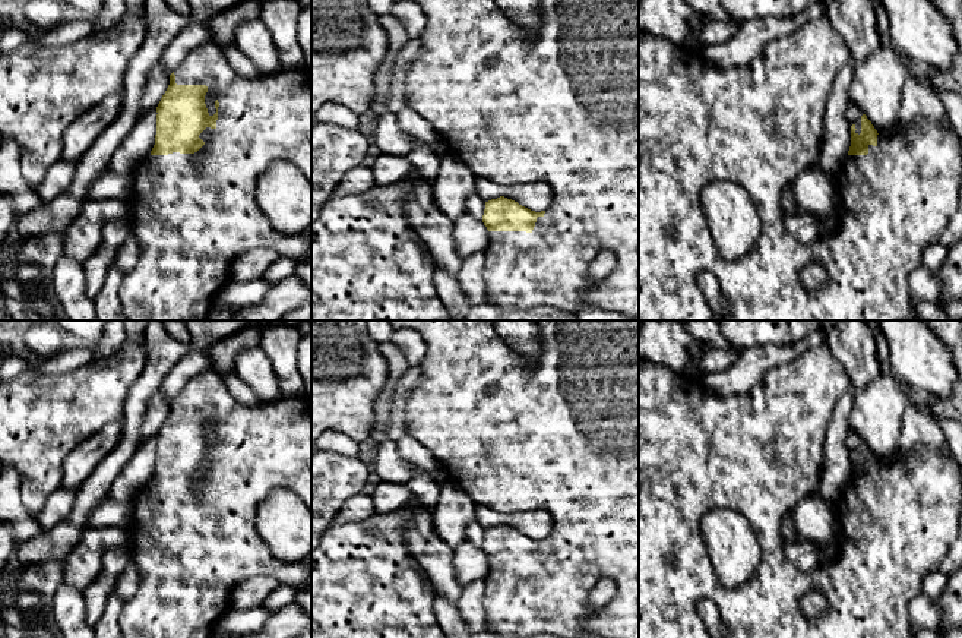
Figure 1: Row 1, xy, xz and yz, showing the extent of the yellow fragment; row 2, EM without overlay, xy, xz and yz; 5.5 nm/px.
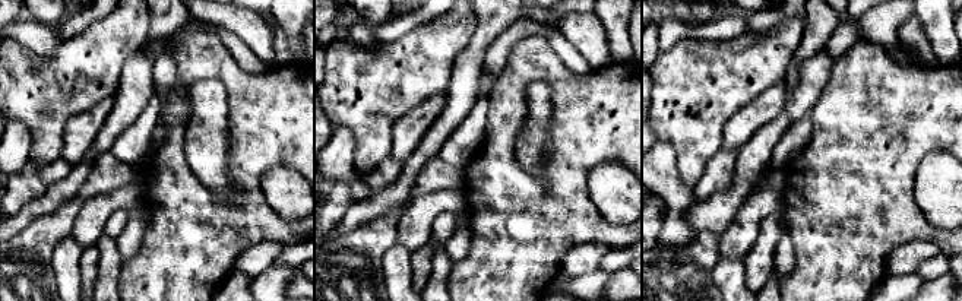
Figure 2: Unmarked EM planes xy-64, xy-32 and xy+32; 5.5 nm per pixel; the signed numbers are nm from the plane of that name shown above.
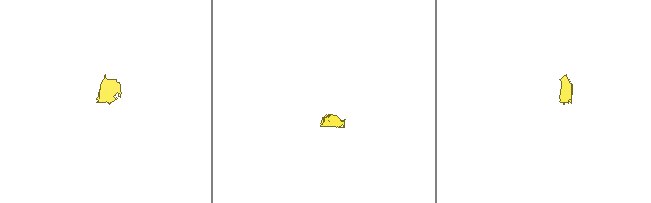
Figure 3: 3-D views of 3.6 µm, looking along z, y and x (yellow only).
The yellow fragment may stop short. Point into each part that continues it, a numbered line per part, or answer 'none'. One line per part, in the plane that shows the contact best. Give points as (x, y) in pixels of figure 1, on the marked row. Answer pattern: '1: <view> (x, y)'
1: xy (192, 214)

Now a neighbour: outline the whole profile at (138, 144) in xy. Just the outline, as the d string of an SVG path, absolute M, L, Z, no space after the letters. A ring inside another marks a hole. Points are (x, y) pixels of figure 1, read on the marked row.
M156 108L145 113L130 133L114 151L110 168L120 174L133 174L139 164L151 154L156 135Z

